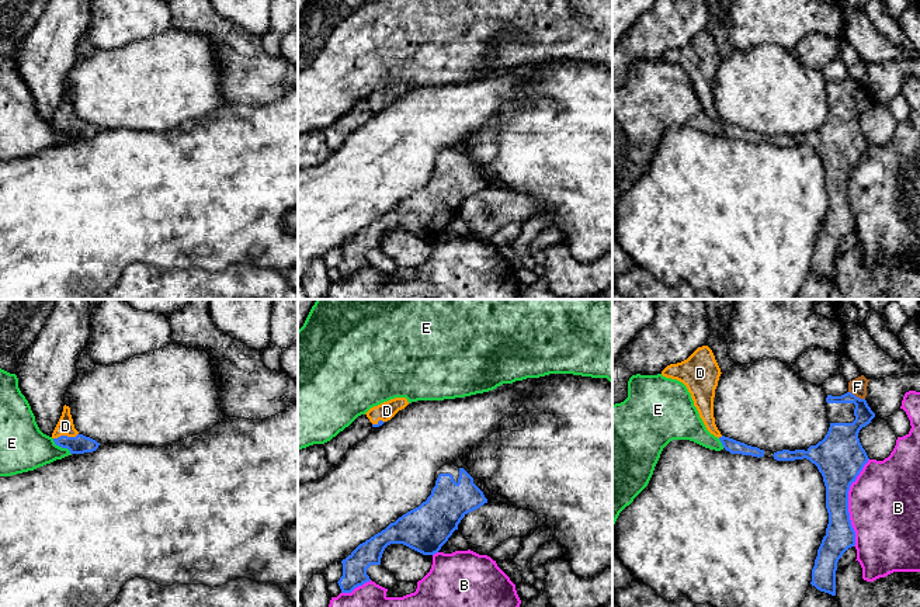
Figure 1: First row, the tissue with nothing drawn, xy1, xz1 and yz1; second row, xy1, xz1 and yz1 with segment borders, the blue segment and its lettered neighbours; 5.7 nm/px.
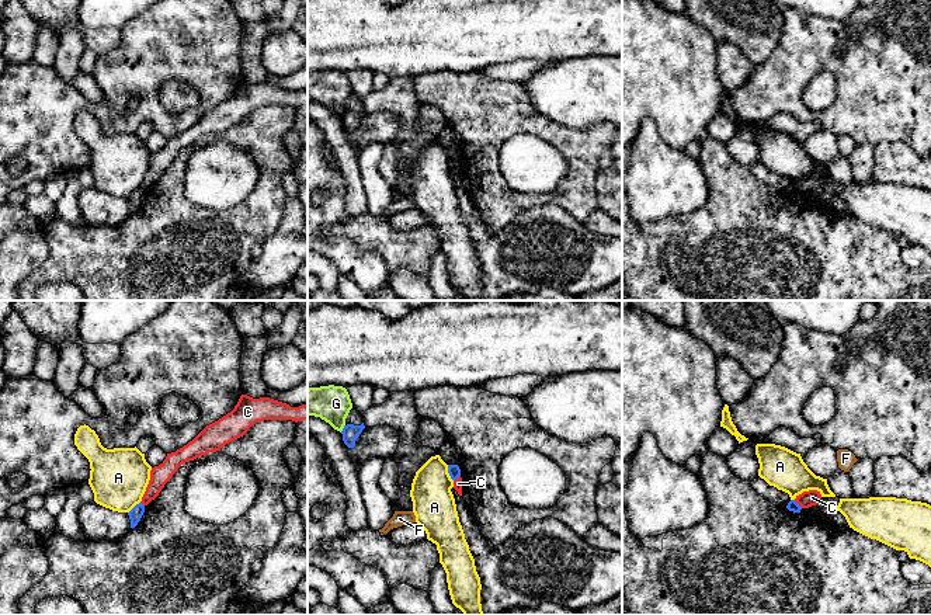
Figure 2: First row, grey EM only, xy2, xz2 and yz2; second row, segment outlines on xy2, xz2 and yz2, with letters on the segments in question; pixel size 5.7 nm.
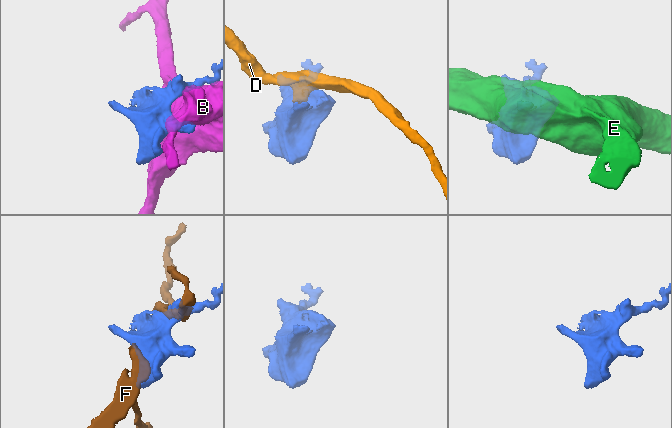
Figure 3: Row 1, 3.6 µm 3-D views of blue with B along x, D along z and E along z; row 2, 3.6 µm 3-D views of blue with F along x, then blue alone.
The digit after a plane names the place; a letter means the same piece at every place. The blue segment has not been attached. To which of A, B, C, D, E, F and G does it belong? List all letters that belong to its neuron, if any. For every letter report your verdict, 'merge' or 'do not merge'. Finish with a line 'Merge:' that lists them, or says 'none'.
A: do not merge
B: do not merge
C: do not merge
D: merge
E: do not merge
F: do not merge
G: do not merge
Merge: D

